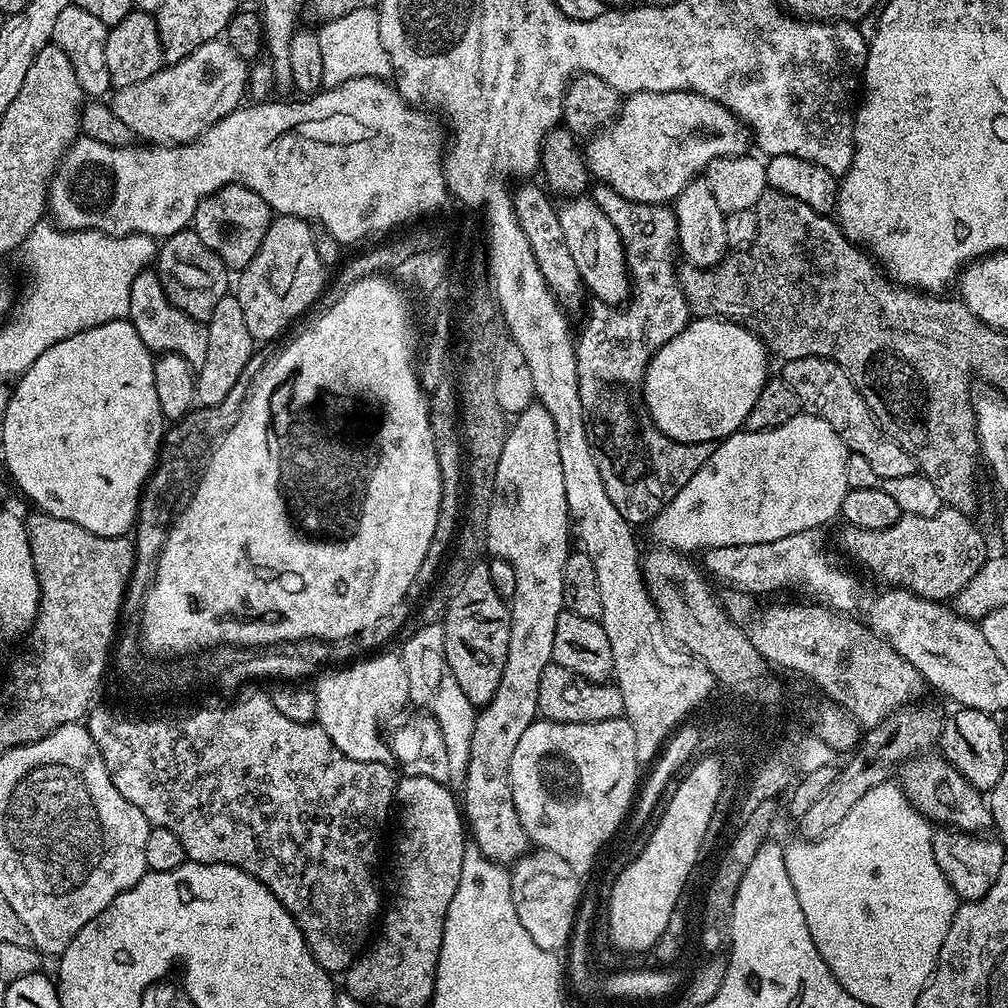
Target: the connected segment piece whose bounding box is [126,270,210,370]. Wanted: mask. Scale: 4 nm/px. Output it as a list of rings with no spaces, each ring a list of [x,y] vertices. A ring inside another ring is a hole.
[[[145,270],[138,274],[138,278],[134,278],[126,319],[134,326],[134,330],[138,330],[138,338],[142,338],[149,352],[178,354],[190,362],[193,370],[198,370],[202,362],[206,362],[206,350],[210,343],[207,323],[190,318],[190,314],[178,310],[178,306],[172,304],[170,298],[166,298],[166,290],[162,290],[162,282],[155,271]]]

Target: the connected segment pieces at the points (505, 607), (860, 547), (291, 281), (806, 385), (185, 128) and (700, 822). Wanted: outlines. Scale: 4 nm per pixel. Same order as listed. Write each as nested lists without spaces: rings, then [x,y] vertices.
[[[474,566],[469,570],[468,577],[462,582],[458,594],[448,604],[448,612],[444,615],[443,625],[446,634],[446,662],[450,670],[454,670],[454,678],[458,678],[458,684],[462,686],[462,692],[470,702],[477,706],[483,706],[492,701],[498,690],[498,684],[502,682],[502,670],[506,666],[506,650],[510,642],[510,622],[512,614],[507,599],[500,597],[492,576],[481,566]]]
[[[945,507],[938,514],[934,514],[930,518],[922,518],[921,516],[905,516],[901,515],[898,522],[894,522],[894,526],[890,526],[886,530],[862,530],[861,528],[854,528],[851,526],[844,526],[840,532],[840,544],[857,560],[860,564],[865,564],[874,575],[880,580],[885,580],[885,585],[895,586],[897,588],[904,588],[908,592],[912,592],[916,596],[921,596],[927,600],[934,600],[937,602],[948,602],[960,593],[962,586],[966,586],[966,582],[970,582],[970,578],[974,578],[974,574],[978,574],[978,570],[988,559],[990,549],[984,545],[984,536],[976,529],[976,524],[972,521],[973,517],[967,512],[959,512],[956,508]]]
[[[277,215],[269,226],[260,249],[255,256],[243,265],[240,281],[235,281],[234,295],[242,306],[242,314],[246,317],[246,330],[250,330],[253,341],[272,340],[291,320],[296,320],[316,299],[324,288],[324,271],[326,265],[319,257],[316,249],[314,228],[311,223],[297,216]]]
[[[807,356],[785,360],[782,367],[782,379],[790,385],[794,394],[798,394],[803,411],[830,422],[849,452],[862,454],[881,480],[917,475],[916,459],[877,424],[876,416],[857,390],[852,376],[845,368],[838,366],[838,362],[825,356]]]
[[[217,38],[198,46],[186,58],[182,58],[177,64],[169,64],[155,72],[146,82],[134,82],[134,86],[126,86],[119,89],[111,97],[110,105],[114,114],[126,122],[130,130],[141,141],[153,144],[188,144],[196,140],[214,122],[226,118],[234,109],[241,107],[248,87],[249,61],[244,60],[228,45],[227,39]]]
[[[714,755],[702,757],[689,770],[681,785],[671,789],[672,808],[659,813],[660,821],[649,834],[644,849],[617,874],[612,893],[606,896],[606,919],[608,939],[621,953],[641,954],[652,950],[678,909],[680,896],[685,895],[686,889],[676,884],[676,876],[684,880],[684,868],[690,868],[692,852],[698,851],[708,812],[714,808],[715,791],[726,779],[726,768],[722,765],[720,756]]]

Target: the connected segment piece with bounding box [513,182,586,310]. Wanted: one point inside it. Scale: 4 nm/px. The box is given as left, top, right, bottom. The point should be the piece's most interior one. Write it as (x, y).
(538, 218)

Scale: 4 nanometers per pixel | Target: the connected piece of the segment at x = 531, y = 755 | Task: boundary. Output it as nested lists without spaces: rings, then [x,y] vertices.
[[[538,718],[533,724],[526,726],[522,739],[518,741],[518,746],[514,750],[514,758],[510,758],[510,782],[514,794],[514,806],[518,810],[518,818],[522,826],[528,831],[529,841],[541,849],[548,849],[558,854],[581,878],[587,877],[587,872],[596,864],[596,855],[603,850],[604,843],[619,830],[620,823],[623,822],[624,815],[628,812],[628,807],[634,804],[634,797],[638,792],[636,771],[638,771],[638,765],[634,754],[634,730],[628,720],[621,718],[602,722],[586,722],[585,724],[567,724],[557,720]]]

